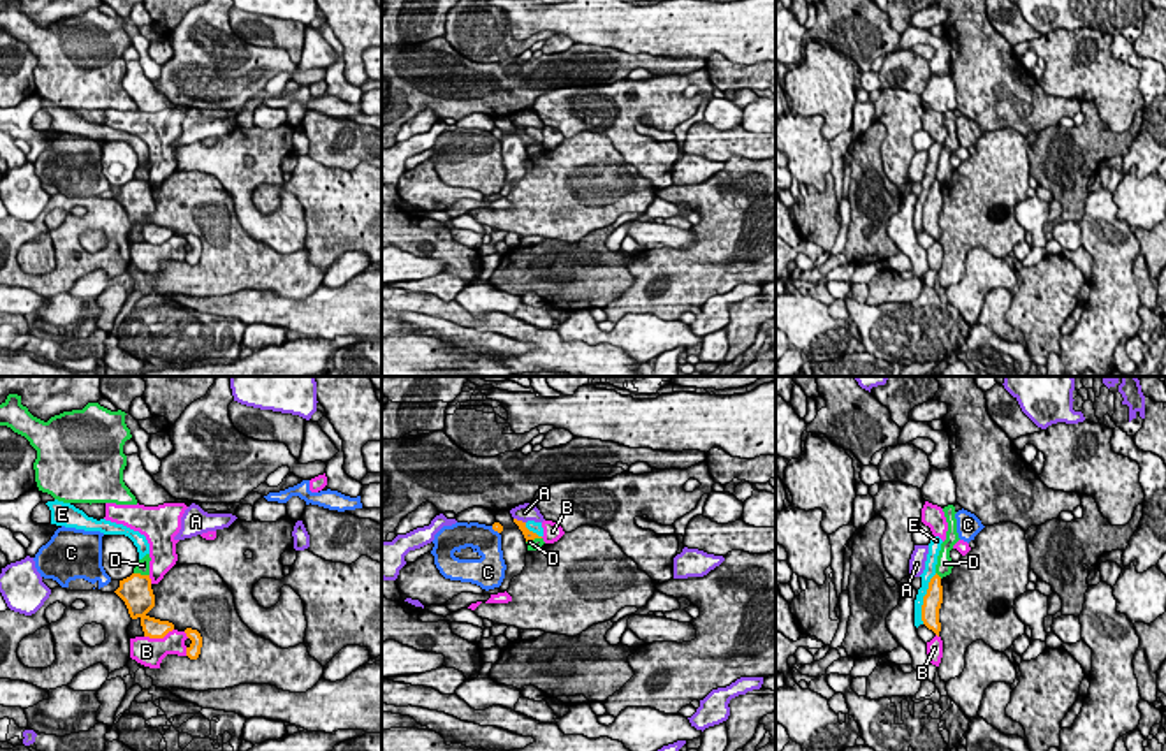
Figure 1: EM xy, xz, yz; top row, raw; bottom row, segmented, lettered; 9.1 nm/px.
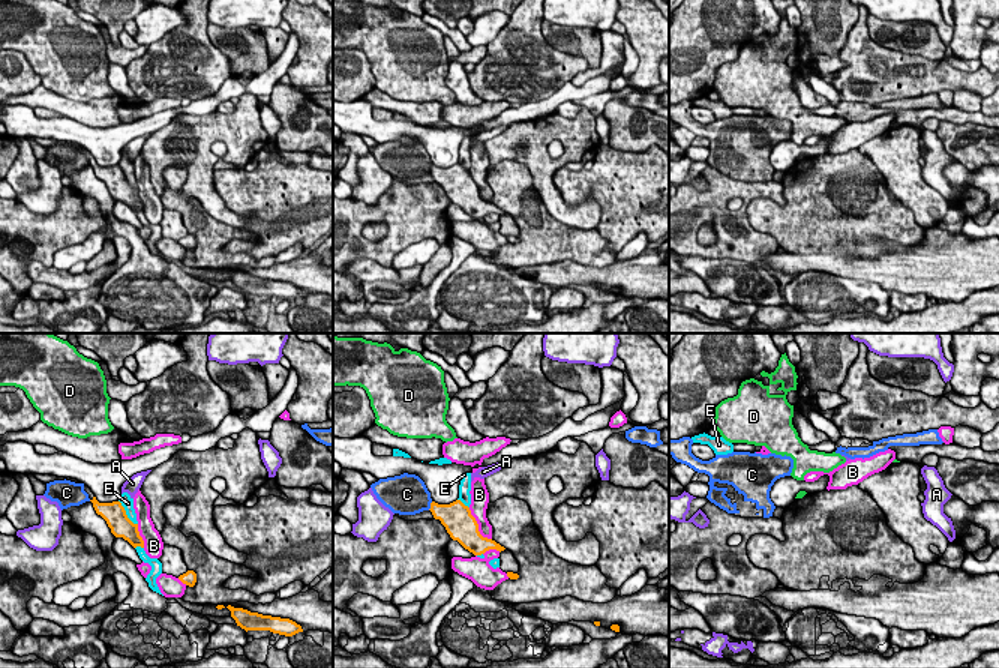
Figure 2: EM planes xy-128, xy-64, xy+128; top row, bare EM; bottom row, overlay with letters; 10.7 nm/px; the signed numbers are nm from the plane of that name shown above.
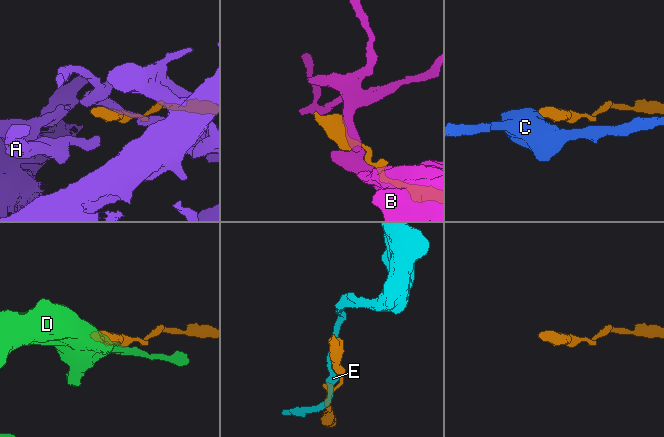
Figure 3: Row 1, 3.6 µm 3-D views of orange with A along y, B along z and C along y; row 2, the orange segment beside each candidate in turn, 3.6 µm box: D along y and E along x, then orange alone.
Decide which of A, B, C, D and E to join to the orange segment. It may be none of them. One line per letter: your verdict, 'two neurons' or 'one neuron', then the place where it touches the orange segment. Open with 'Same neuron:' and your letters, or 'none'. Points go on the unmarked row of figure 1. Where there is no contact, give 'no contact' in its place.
Same neuron: none
A: two neurons; contact xz (519, 127)
B: two neurons; contact xy (159, 243)
C: two neurons; contact xz (495, 136)
D: two neurons; contact xy (139, 180)
E: two neurons; contact yz (924, 204)

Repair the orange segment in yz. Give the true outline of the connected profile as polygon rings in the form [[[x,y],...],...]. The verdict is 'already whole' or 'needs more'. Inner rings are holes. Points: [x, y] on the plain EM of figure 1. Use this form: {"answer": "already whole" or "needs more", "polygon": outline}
{"answer": "already whole", "polygon": [[[936,179],[929,188],[927,201],[923,202],[922,227],[937,243],[941,237],[941,229],[939,229],[941,209],[943,209],[943,192],[941,192],[941,183]]]}

